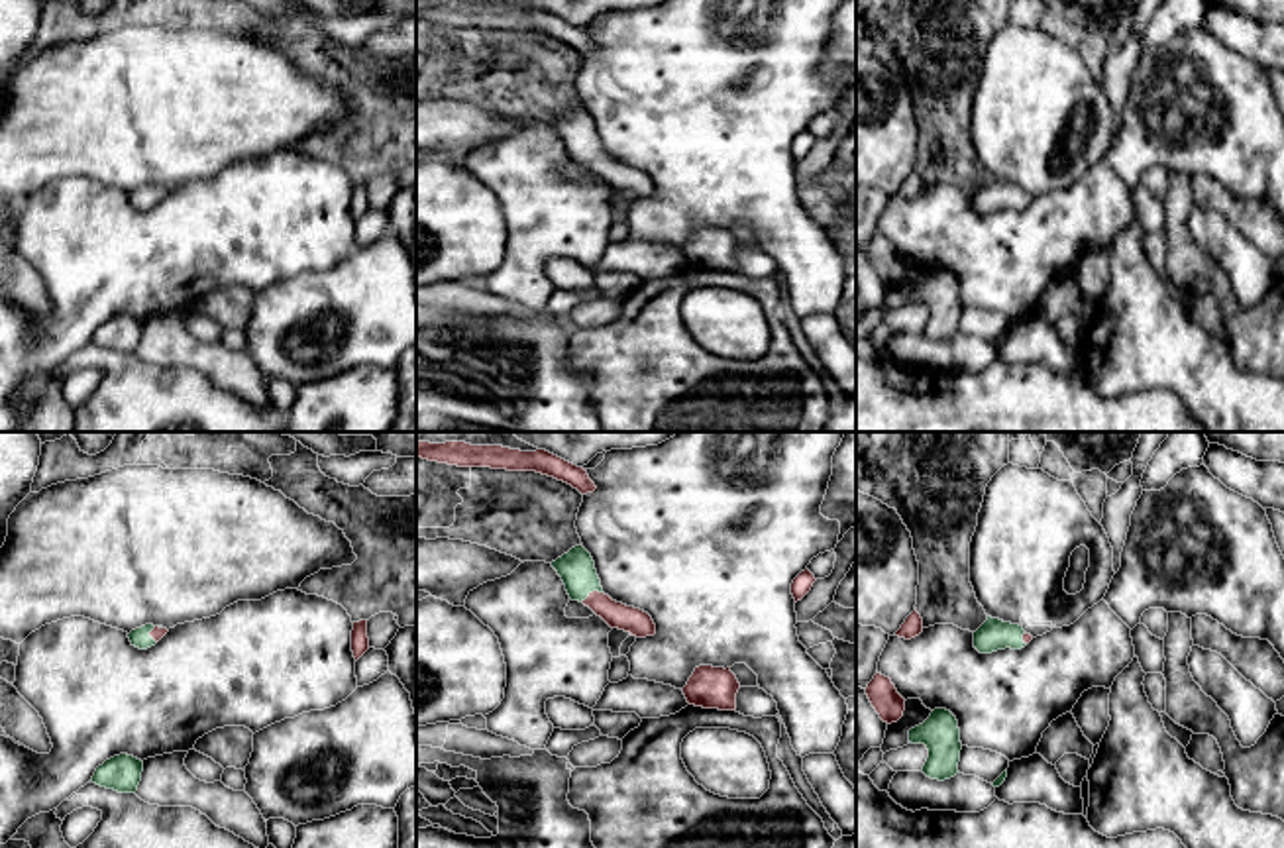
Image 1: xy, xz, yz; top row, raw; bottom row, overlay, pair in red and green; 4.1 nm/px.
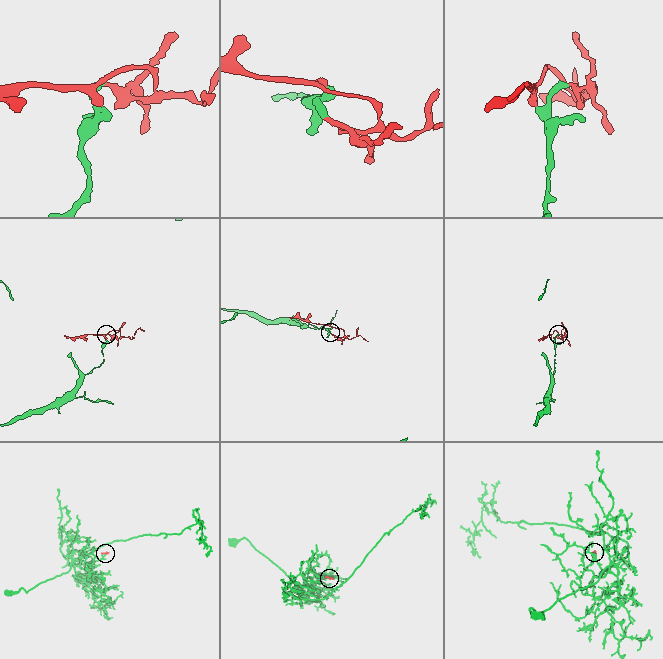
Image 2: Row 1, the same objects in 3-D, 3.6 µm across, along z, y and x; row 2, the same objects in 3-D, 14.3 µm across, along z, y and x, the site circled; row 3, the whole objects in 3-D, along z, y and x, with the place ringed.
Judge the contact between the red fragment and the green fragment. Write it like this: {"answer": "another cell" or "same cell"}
{"answer": "same cell"}

